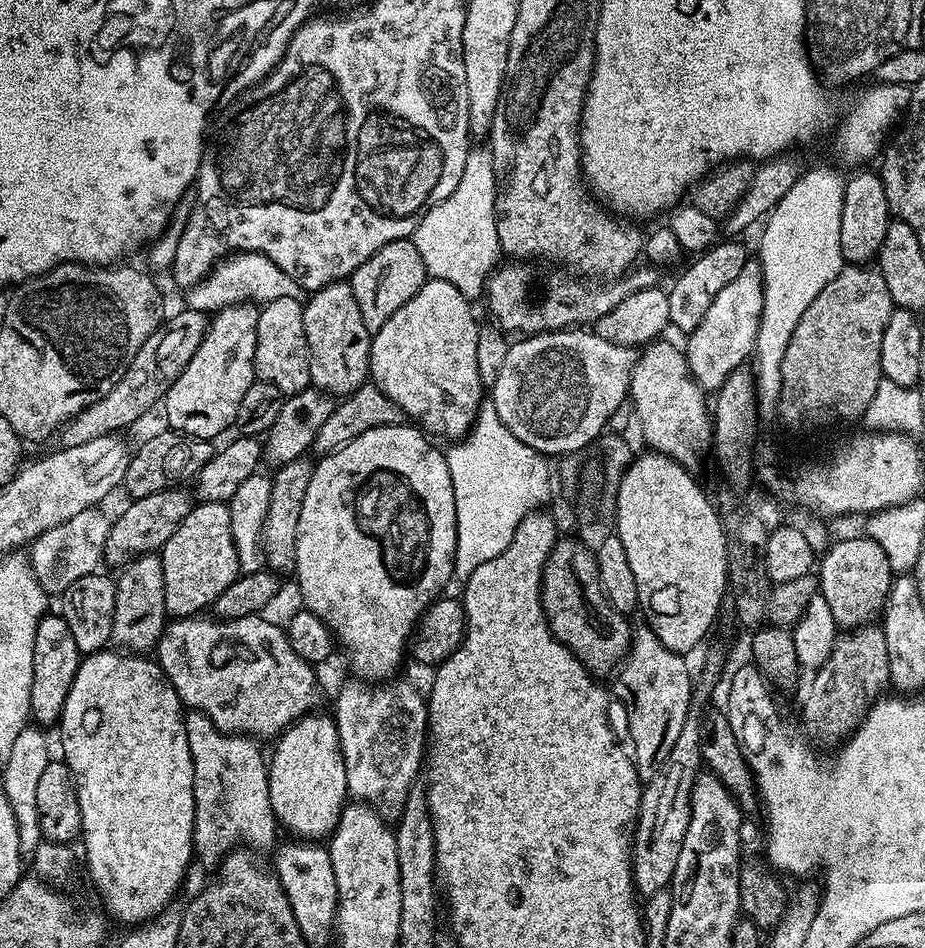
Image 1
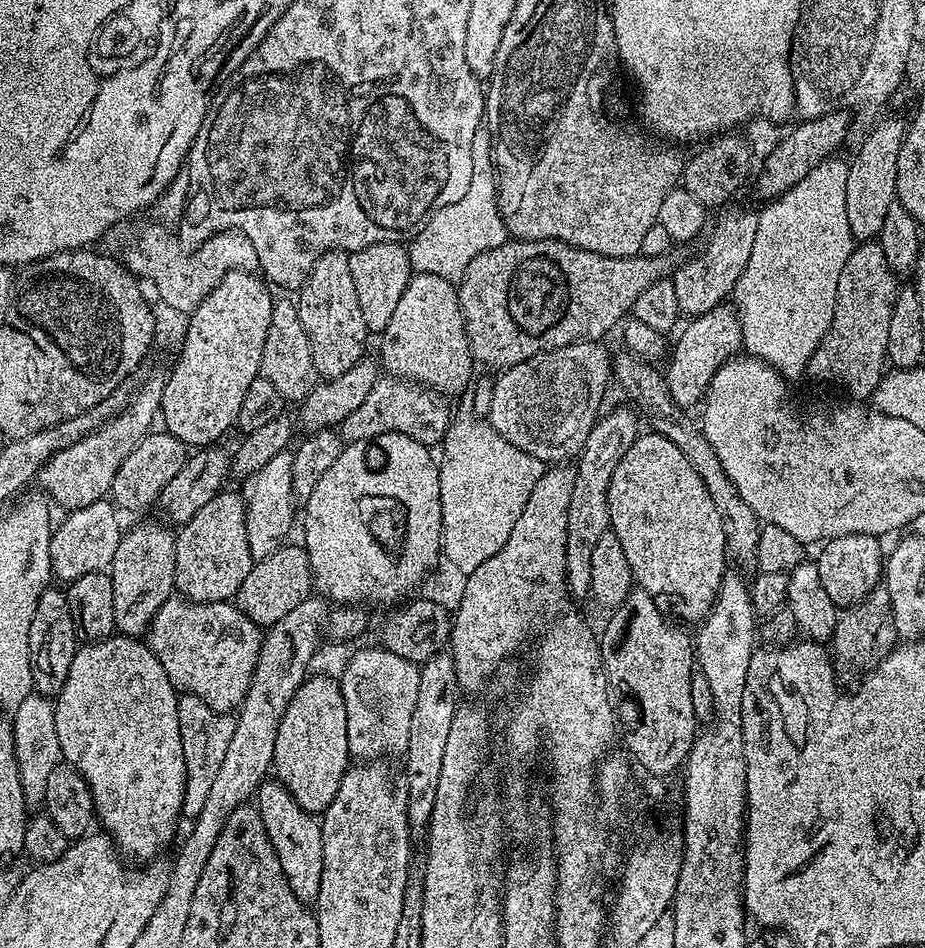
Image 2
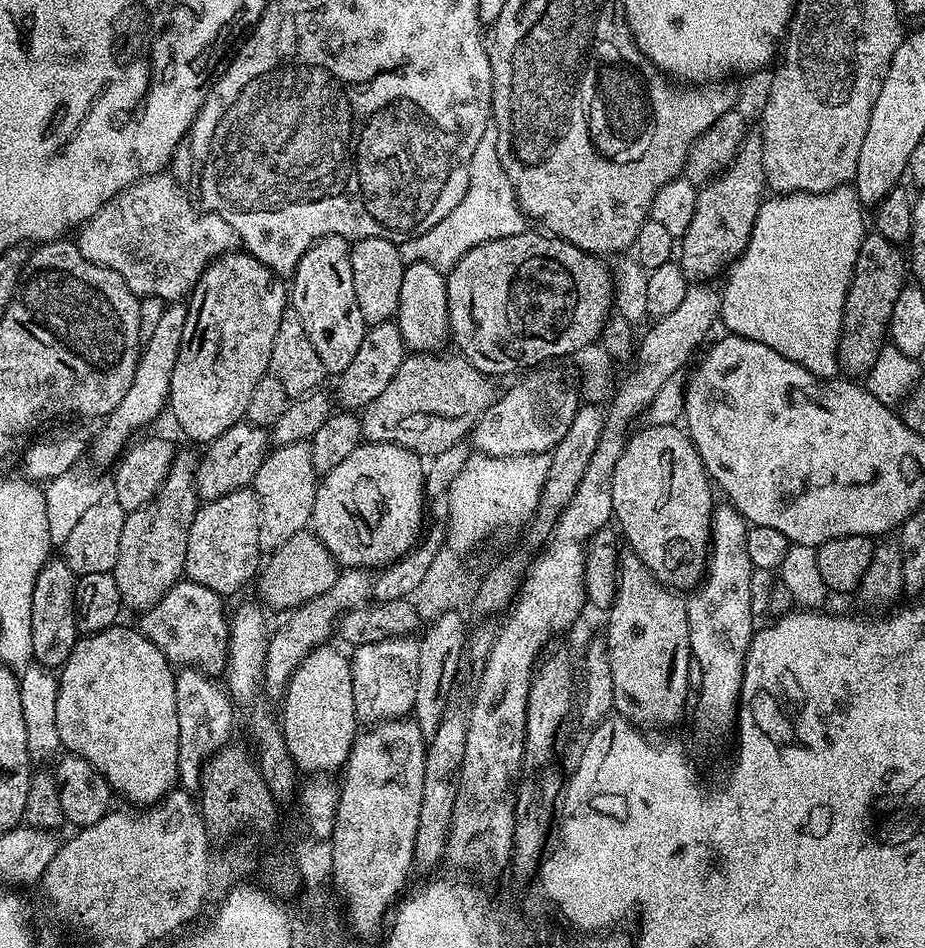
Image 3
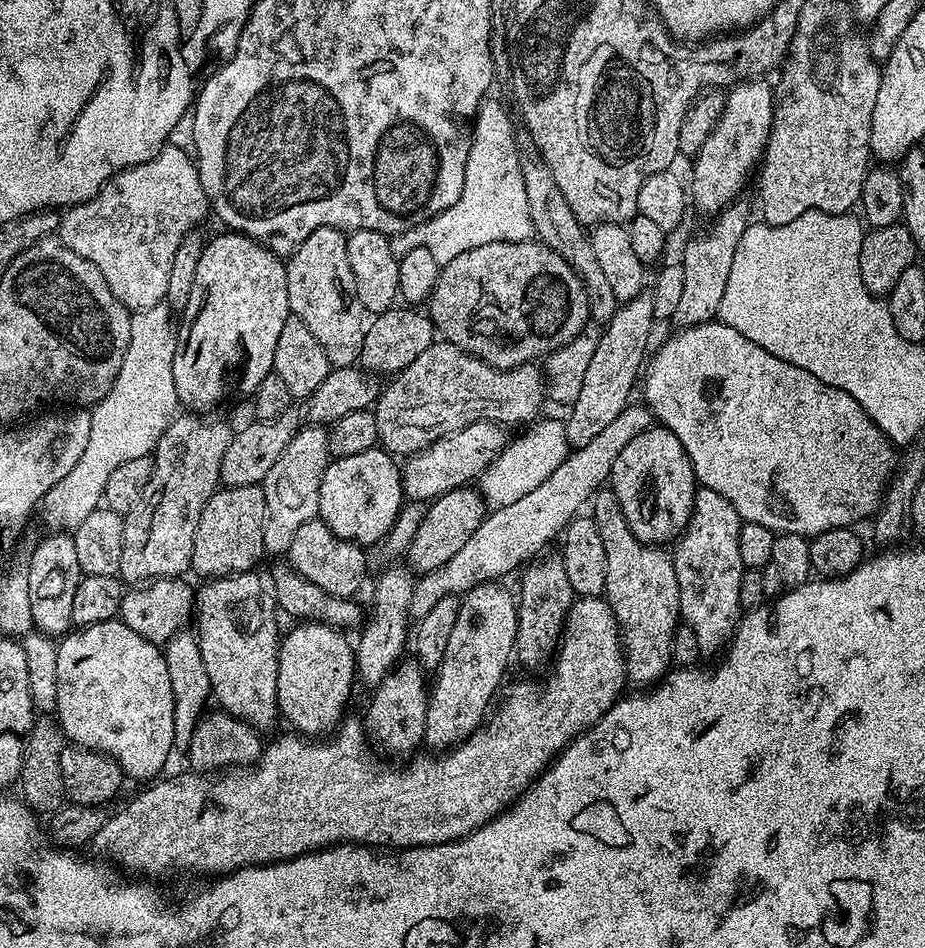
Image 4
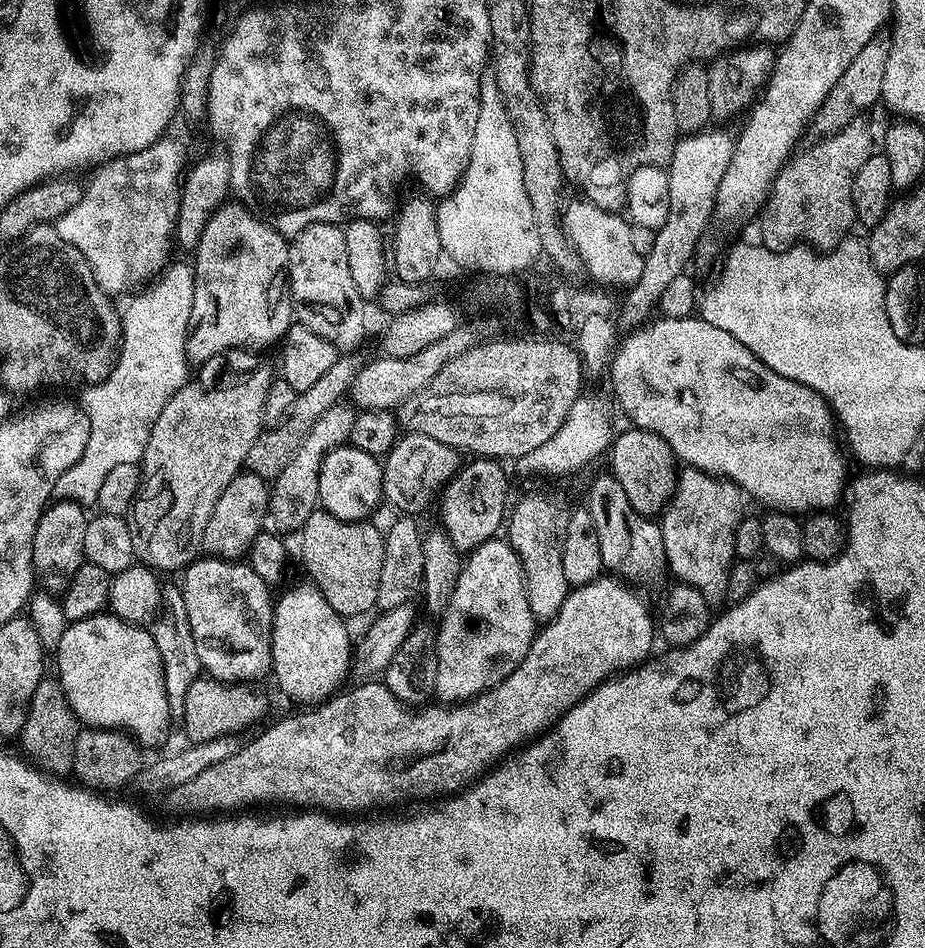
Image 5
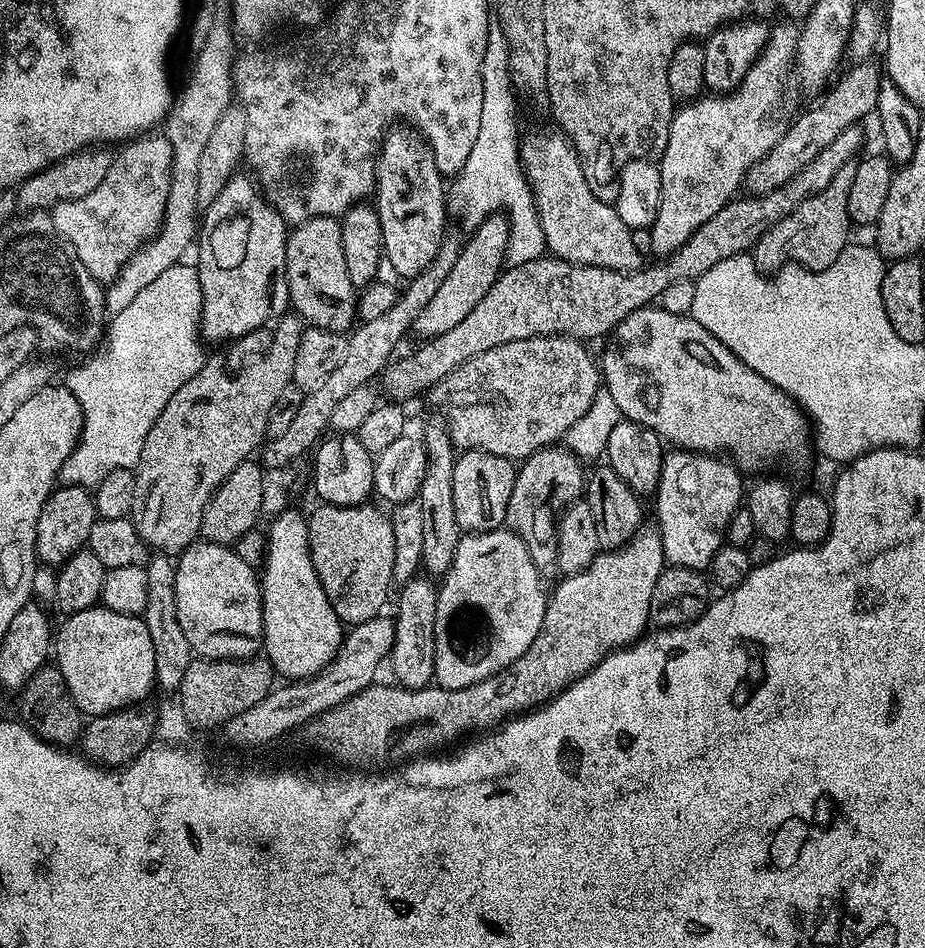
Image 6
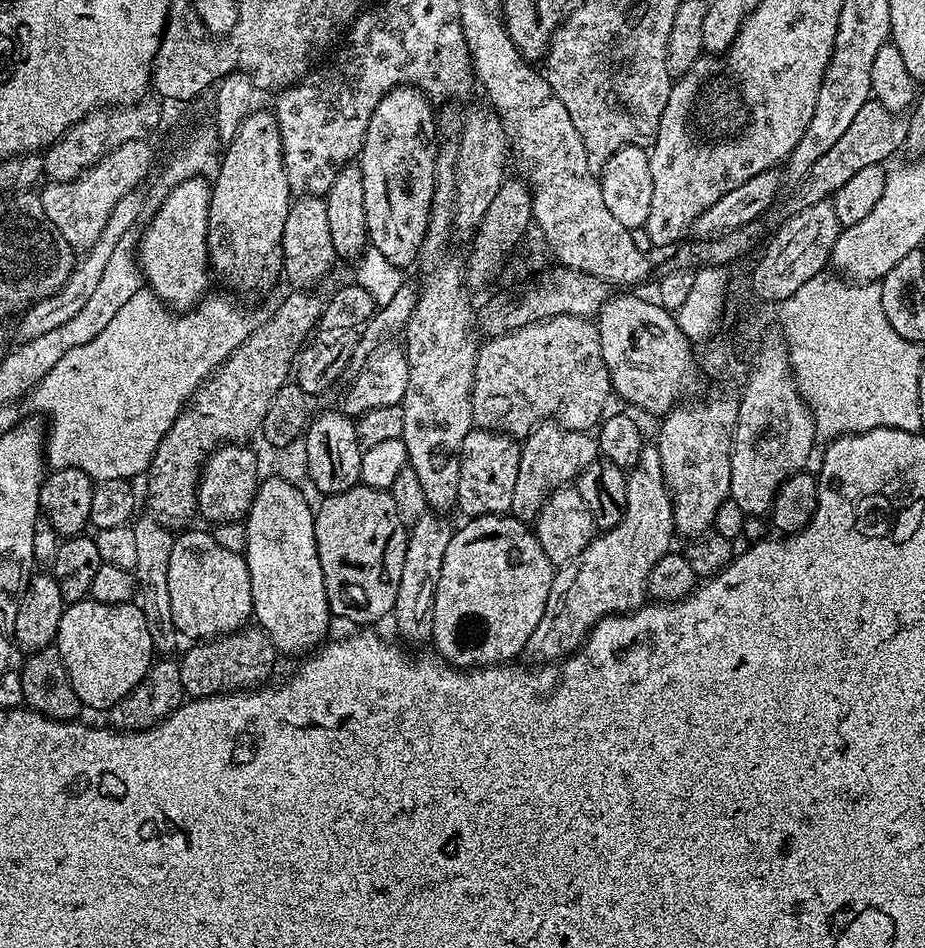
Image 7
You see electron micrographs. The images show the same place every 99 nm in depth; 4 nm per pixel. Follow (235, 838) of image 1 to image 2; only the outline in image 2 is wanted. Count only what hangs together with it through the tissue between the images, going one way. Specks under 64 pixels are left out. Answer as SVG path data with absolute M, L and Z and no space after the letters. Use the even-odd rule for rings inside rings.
M188 702L186 708L178 708L178 710L198 710L198 712L178 712L178 726L182 734L182 754L186 766L183 815L194 818L202 814L206 794L210 794L210 786L214 782L214 774L218 774L218 766L222 766L222 758L226 758L230 738L234 738L236 722L231 715L223 712L210 714L210 710L196 706L196 702Z

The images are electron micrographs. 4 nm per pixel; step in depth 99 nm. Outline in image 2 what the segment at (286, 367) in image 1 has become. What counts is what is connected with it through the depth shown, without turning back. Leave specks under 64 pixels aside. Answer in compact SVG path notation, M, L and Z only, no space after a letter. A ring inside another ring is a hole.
M277 299L272 305L270 331L266 334L266 346L262 346L262 362L260 376L280 395L281 401L299 402L314 390L318 382L318 373L314 366L314 354L310 350L310 338L302 326L302 318L298 318L298 310L290 299Z

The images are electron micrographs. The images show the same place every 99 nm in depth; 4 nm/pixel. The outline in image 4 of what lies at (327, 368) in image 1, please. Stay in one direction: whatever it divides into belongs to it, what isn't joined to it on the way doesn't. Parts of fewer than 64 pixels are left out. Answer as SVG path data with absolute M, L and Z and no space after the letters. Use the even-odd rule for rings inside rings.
M319 228L287 257L288 311L310 326L332 368L351 368L359 361L364 345L366 313L358 302L354 270L346 258L348 236L339 228Z

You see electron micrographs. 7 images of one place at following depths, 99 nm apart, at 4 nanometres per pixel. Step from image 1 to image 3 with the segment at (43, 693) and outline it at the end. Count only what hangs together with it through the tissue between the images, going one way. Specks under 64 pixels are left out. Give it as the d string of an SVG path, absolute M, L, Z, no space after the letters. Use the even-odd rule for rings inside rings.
M50 558L34 582L30 634L34 638L32 658L43 668L59 670L70 658L78 639L76 627L76 581L78 577L62 558Z

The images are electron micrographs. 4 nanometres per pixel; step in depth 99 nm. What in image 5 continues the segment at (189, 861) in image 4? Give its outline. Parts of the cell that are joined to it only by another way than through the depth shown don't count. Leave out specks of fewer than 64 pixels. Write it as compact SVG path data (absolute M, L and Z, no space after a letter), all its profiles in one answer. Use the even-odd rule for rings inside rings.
M601 578L589 584L584 584L580 588L572 588L568 593L566 602L562 602L562 610L558 610L556 617L547 621L537 631L536 637L532 639L530 650L522 663L501 684L494 685L490 691L484 692L481 696L475 696L472 700L465 700L462 704L435 706L436 708L424 706L419 710L413 710L394 698L383 682L372 678L369 679L372 680L369 684L356 684L349 692L341 690L335 696L325 700L323 704L315 705L311 710L296 710L300 712L274 721L265 732L257 731L255 733L257 736L249 744L247 742L241 743L240 749L234 754L230 754L230 758L225 758L223 762L217 762L215 766L202 770L202 774L195 775L194 778L190 778L182 786L173 788L170 793L171 799L176 799L177 806L182 811L188 812L184 814L228 814L231 813L228 812L231 808L240 808L236 810L251 809L248 808L251 804L293 804L293 809L296 810L319 810L325 814L372 814L375 813L372 812L375 808L392 808L395 804L402 803L403 800L428 800L431 796L448 798L453 794L459 794L475 784L493 766L499 765L513 750L519 749L521 746L527 746L543 736L549 728L555 725L560 717L565 716L579 700L587 698L605 680L613 679L621 672L635 669L653 655L653 615L651 618L643 602L631 591L635 592L631 587L616 578Z

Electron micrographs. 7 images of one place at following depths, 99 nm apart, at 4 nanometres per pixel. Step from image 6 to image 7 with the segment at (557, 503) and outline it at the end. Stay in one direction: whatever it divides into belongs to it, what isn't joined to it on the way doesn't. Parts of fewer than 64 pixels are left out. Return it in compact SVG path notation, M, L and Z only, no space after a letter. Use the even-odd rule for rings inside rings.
M555 422L539 424L529 436L523 437L518 462L518 479L514 485L511 515L525 522L535 521L551 492L571 485L586 466L598 459L598 440L588 432L563 428Z

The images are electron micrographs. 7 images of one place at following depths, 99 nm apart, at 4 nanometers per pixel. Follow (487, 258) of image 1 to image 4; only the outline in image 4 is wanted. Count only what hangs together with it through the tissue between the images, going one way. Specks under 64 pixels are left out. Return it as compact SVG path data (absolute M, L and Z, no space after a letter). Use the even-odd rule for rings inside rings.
M492 98L480 103L472 122L472 145L466 158L458 202L426 222L391 237L390 250L394 250L397 258L410 254L415 248L425 248L430 250L434 262L443 266L450 258L458 258L458 254L474 250L476 246L486 246L488 242L533 239L530 202L526 202L526 182L520 169L522 152L516 149L516 140L512 137L513 113L509 112Z

